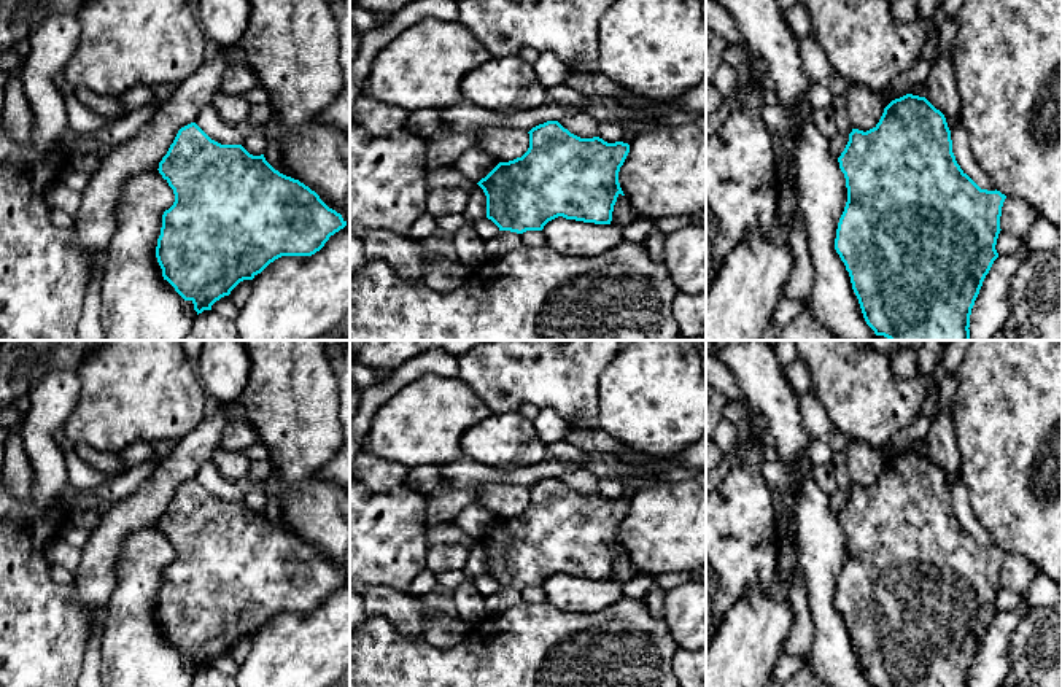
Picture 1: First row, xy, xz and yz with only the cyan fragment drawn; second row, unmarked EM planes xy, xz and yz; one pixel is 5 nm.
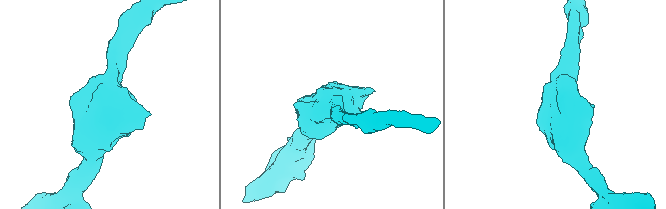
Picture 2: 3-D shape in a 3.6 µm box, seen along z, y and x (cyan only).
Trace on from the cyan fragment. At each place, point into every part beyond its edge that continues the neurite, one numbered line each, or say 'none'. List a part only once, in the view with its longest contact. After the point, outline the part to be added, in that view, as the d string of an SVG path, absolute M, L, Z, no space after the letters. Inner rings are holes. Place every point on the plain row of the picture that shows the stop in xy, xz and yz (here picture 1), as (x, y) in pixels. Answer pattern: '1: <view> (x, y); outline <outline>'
none

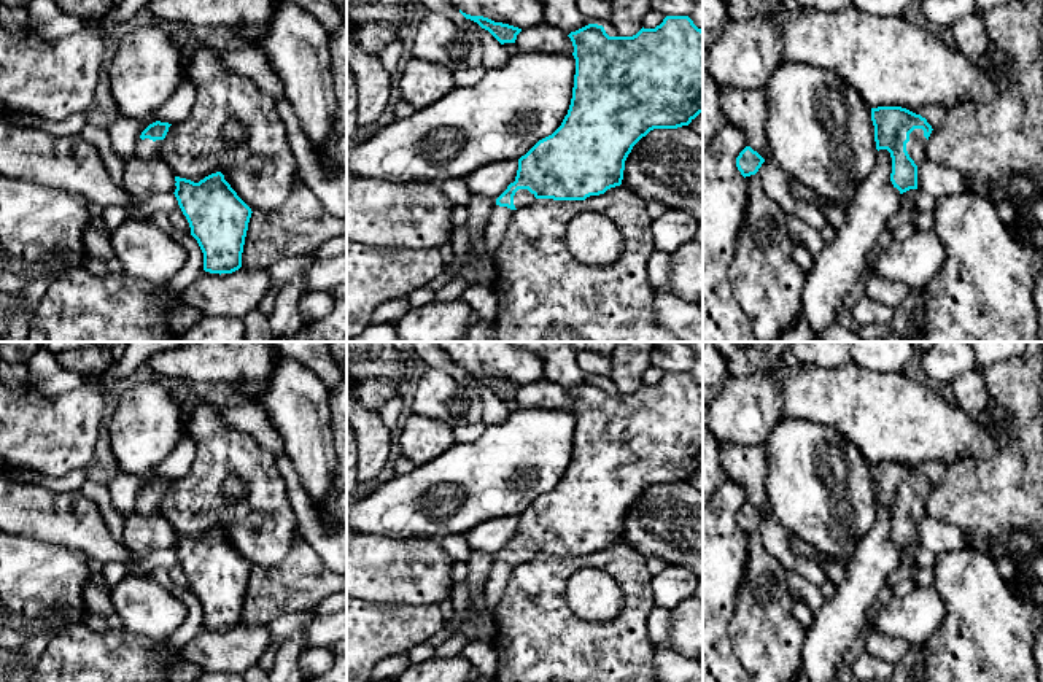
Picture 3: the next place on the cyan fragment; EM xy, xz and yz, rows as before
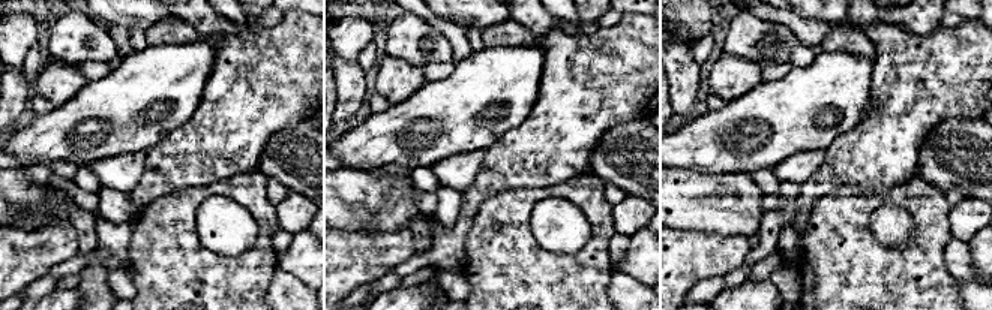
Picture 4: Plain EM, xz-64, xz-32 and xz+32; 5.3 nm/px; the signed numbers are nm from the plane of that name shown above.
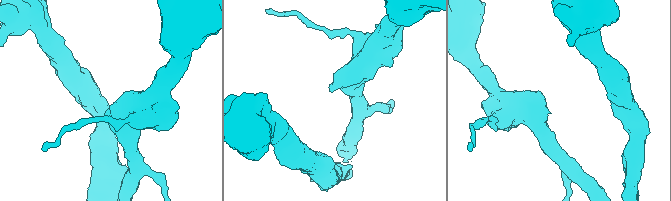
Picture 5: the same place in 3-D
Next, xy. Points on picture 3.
1: xy (145, 504); outline M140 494L135 501L135 512L151 513L154 509L157 509L161 498L162 496L153 498L149 494L145 496Z

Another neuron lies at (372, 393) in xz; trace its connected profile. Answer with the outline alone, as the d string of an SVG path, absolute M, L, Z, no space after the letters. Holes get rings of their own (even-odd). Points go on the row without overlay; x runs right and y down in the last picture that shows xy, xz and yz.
M366 378L351 386L351 391L359 404L378 413L382 407L397 394L397 385L378 378Z

